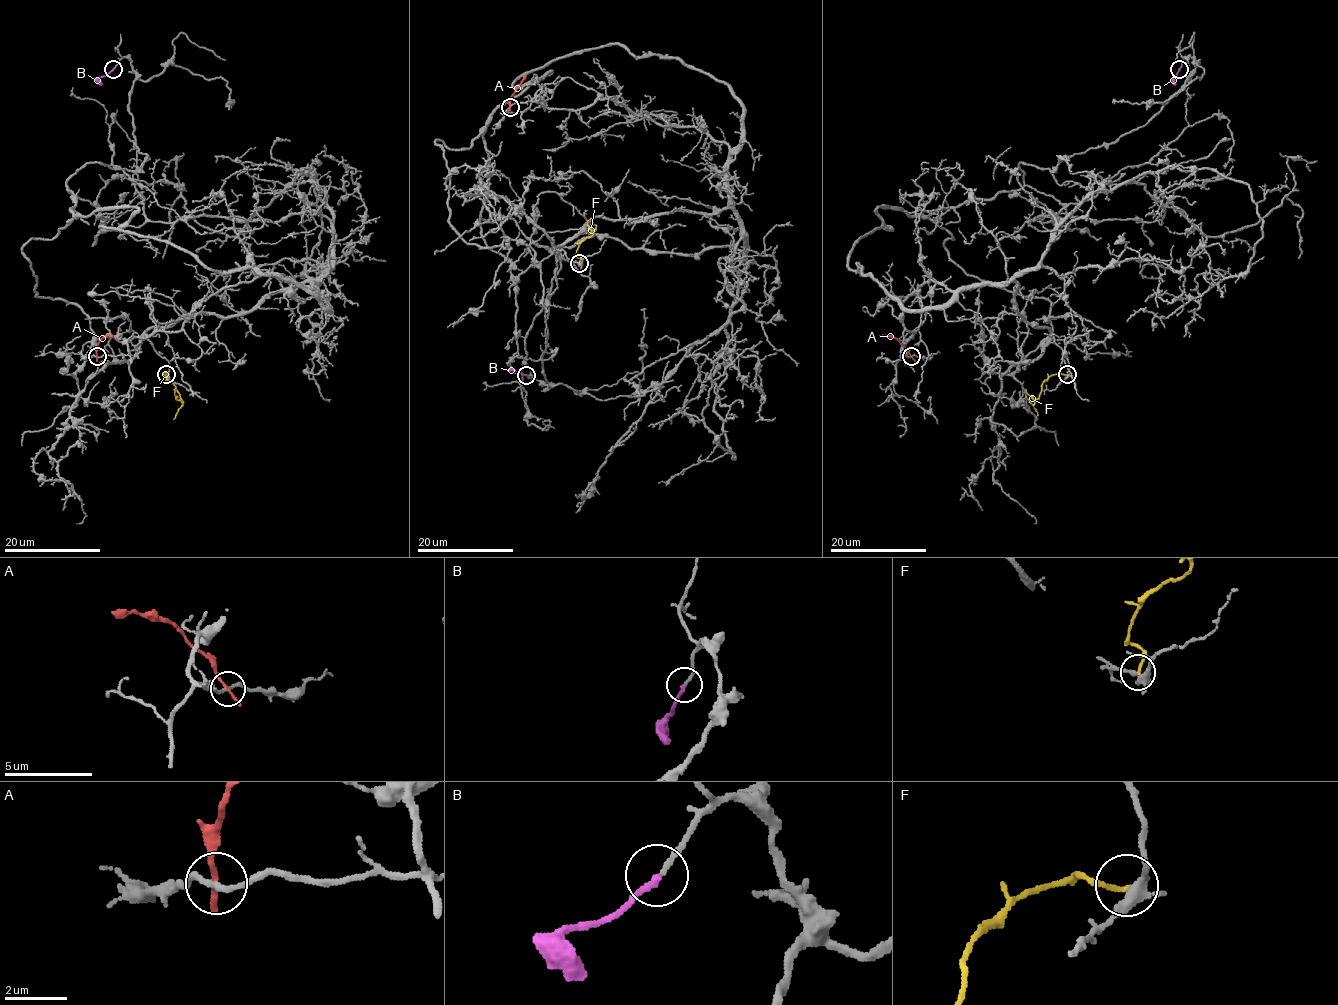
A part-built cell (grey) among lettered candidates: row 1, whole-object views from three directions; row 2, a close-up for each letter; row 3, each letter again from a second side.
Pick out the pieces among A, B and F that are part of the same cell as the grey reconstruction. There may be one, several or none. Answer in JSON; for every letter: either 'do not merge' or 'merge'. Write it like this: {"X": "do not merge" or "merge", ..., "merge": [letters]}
{"A": "do not merge", "B": "merge", "F": "merge", "merge": ["B", "F"]}

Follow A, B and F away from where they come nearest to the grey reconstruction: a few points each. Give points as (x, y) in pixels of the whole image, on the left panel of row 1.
A: (97, 356), (98, 343), (113, 335)
B: (113, 68), (99, 78), (101, 85)
F: (166, 374), (182, 402), (173, 419)

